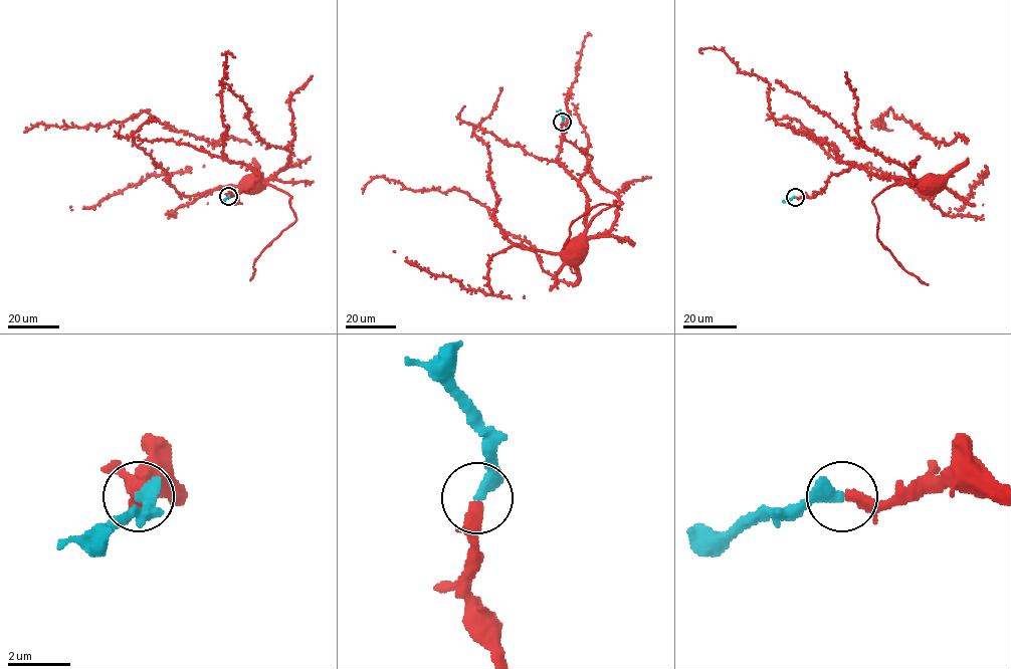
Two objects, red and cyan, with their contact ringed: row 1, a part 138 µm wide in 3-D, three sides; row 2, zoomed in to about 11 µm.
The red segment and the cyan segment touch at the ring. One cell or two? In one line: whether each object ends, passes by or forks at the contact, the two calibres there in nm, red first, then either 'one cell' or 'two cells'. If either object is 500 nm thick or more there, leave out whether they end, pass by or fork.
red passes by | cyan ends | 280/440 nm | one cell

